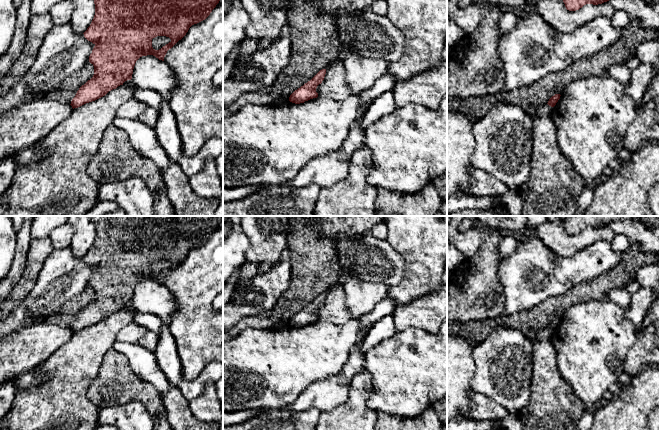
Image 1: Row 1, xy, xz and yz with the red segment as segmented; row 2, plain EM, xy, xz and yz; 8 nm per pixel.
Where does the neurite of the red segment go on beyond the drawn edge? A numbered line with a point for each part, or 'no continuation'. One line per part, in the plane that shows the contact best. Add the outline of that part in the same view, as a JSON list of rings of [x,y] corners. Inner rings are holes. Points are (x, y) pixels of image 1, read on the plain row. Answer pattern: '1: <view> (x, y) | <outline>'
no continuation

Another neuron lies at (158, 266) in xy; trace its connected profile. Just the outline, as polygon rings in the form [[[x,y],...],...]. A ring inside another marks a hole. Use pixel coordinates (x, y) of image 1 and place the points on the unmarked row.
[[[157,260],[152,263],[152,271],[155,274],[161,273],[163,270],[171,266],[171,263],[166,260]]]

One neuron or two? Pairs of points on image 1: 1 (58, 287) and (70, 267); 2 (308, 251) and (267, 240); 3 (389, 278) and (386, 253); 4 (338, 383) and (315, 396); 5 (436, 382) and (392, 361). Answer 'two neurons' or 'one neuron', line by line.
1: one neuron
2: two neurons
3: one neuron
4: one neuron
5: one neuron

